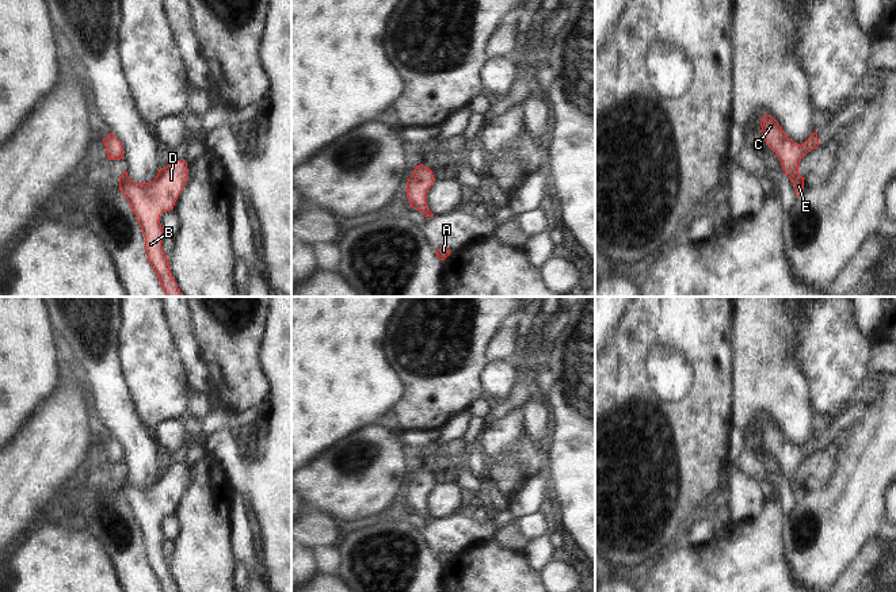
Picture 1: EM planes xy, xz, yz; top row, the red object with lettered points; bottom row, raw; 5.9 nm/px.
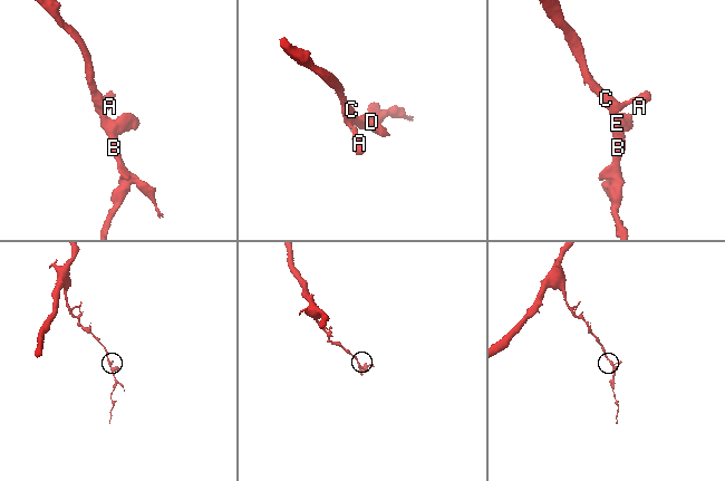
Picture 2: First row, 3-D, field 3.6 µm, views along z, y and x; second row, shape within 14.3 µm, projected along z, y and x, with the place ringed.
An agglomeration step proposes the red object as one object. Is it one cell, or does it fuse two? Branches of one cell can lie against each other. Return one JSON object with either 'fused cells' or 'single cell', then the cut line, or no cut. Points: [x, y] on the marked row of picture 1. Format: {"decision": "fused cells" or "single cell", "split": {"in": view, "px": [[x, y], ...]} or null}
{"decision": "single cell", "split": null}

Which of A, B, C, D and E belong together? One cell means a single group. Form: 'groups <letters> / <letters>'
groups A B C D E

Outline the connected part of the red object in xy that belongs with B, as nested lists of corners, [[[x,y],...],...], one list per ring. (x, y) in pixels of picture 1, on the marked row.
[[[172,160],[165,168],[159,169],[150,183],[136,183],[127,172],[119,177],[119,190],[127,199],[145,237],[148,261],[155,270],[165,297],[183,297],[169,271],[167,255],[161,251],[160,214],[174,209],[175,202],[187,182],[187,163]]]

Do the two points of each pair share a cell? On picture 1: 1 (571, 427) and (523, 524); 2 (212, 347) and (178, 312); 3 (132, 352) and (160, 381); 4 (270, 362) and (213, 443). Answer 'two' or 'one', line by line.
1: two
2: two
3: one
4: one

